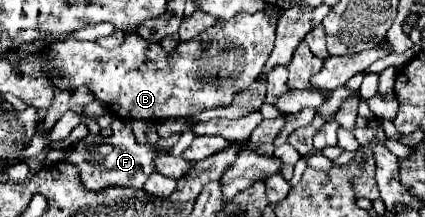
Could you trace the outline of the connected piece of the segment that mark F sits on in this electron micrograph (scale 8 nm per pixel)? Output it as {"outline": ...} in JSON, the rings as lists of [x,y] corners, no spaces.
{"outline":[[[124,122],[122,126],[114,128],[114,134],[104,138],[102,134],[88,134],[82,142],[62,148],[64,160],[78,166],[82,186],[92,192],[100,192],[110,186],[128,186],[140,190],[146,182],[146,178],[154,172],[154,158],[156,150],[154,146],[142,146],[136,142],[130,122]]]}

